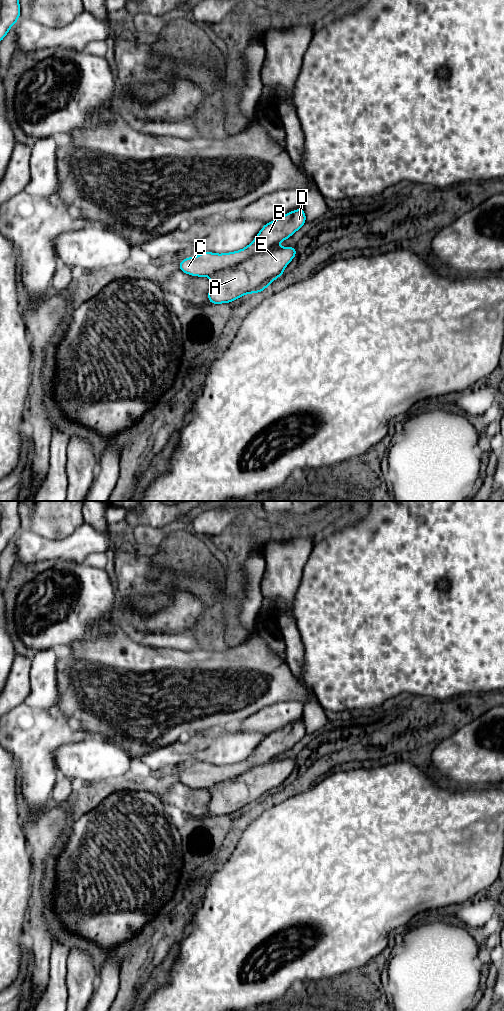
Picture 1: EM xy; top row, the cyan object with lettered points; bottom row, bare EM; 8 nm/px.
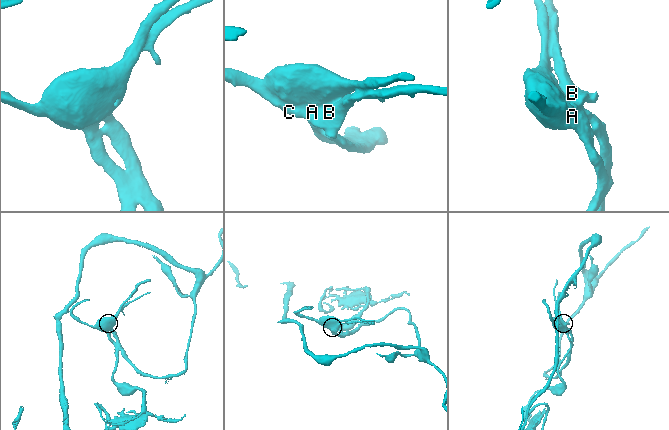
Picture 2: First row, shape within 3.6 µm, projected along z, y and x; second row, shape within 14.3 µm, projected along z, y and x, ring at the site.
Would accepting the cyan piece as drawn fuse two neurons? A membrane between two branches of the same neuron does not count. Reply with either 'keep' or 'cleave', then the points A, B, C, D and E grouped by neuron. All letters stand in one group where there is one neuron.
keep | A B C D E

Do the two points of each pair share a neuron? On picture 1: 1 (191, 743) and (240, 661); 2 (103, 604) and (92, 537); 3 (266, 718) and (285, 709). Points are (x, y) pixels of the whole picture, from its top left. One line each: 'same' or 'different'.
1: different
2: different
3: same

